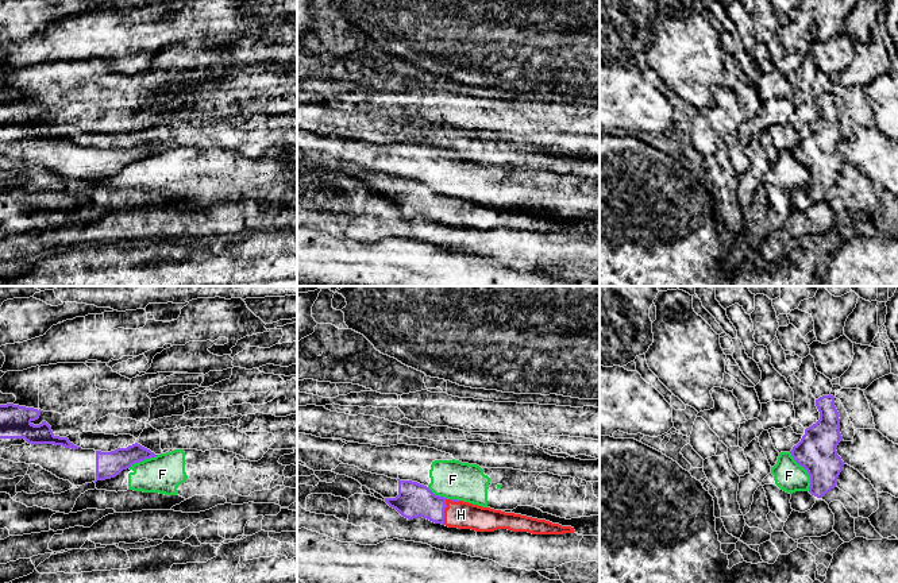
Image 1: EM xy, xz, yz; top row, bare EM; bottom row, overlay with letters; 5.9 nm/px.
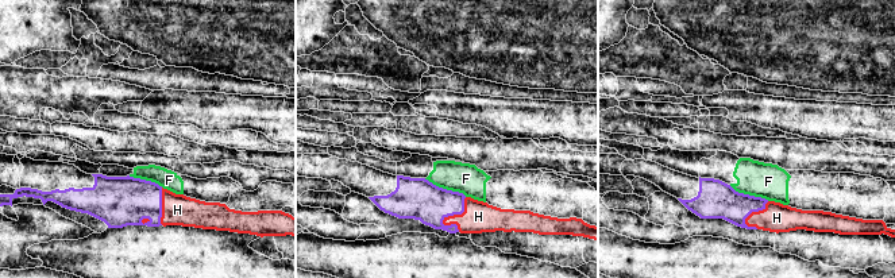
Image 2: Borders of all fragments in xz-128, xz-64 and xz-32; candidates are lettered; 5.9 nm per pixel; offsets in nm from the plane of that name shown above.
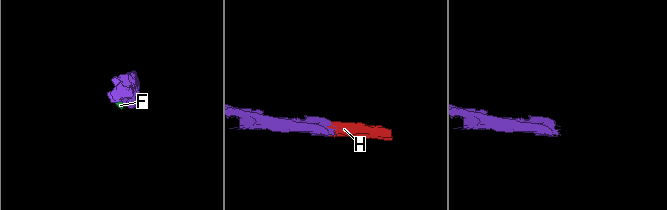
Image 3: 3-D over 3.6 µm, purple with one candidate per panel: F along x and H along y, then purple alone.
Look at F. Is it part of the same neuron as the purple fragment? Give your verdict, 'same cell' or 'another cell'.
another cell

